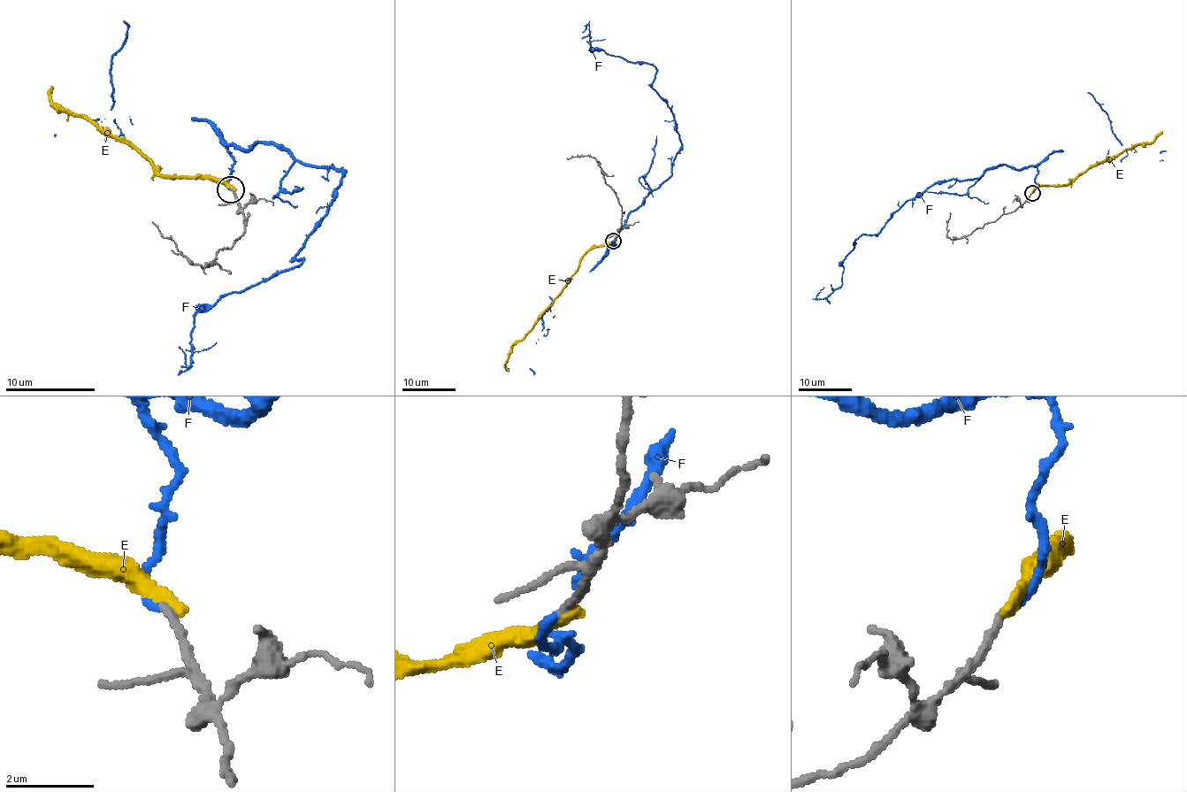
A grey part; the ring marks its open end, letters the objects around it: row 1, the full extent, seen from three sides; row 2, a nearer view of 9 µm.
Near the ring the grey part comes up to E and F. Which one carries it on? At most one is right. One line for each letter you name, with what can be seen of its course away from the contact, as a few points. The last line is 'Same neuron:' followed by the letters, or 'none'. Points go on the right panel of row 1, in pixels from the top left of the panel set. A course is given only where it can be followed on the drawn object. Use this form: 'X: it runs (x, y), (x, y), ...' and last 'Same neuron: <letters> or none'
F: it runs (1031, 193), (1034, 166), (930, 185), (855, 242), (842, 284), (819, 299), (824, 287)
Same neuron: F

